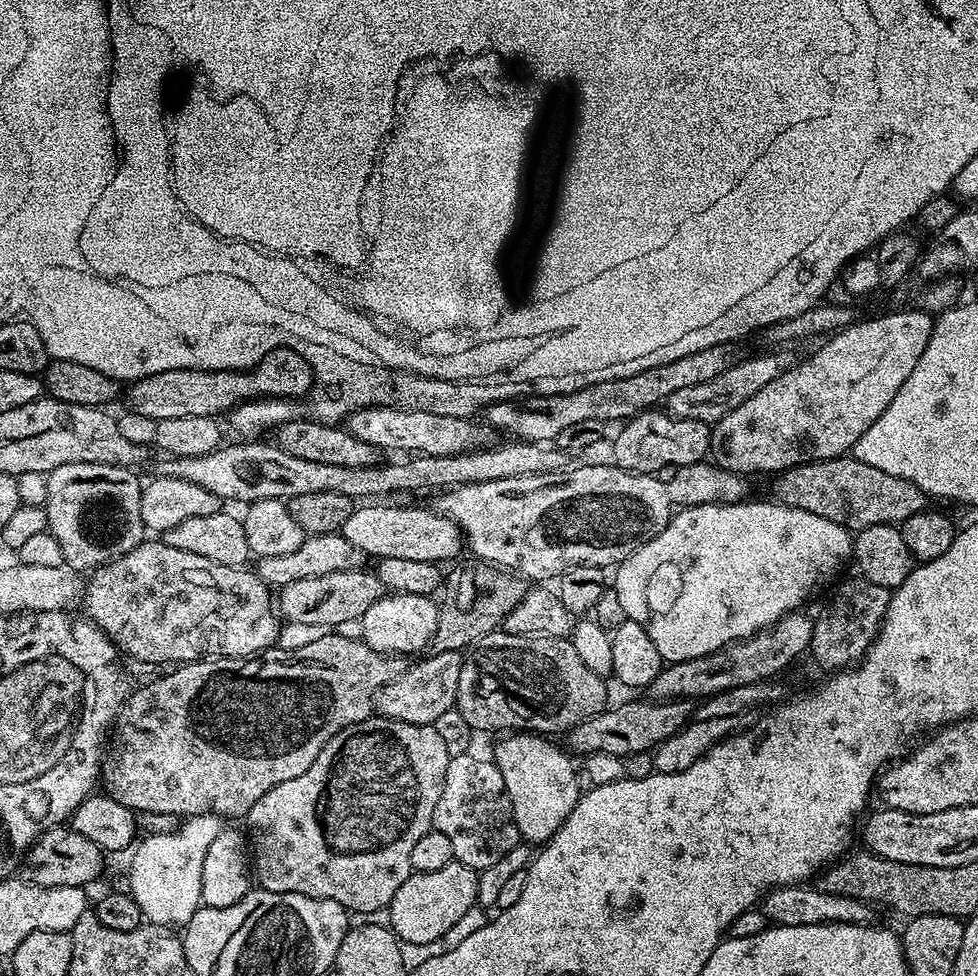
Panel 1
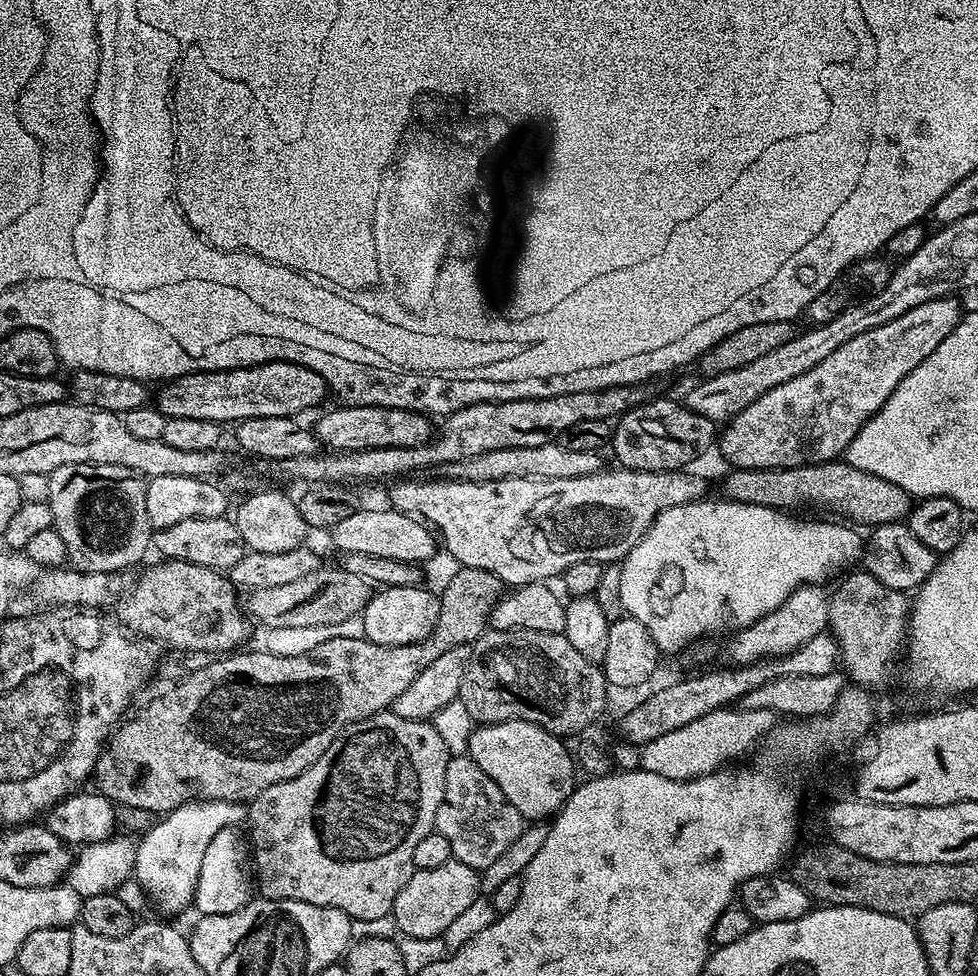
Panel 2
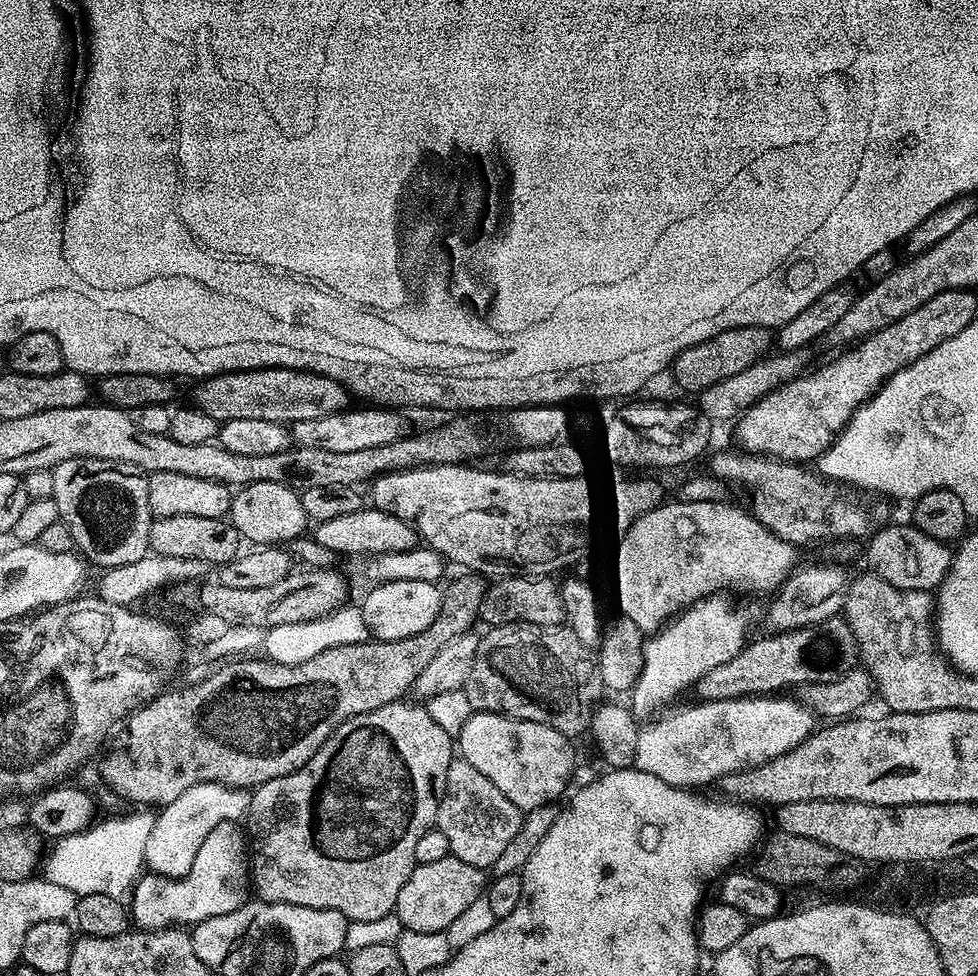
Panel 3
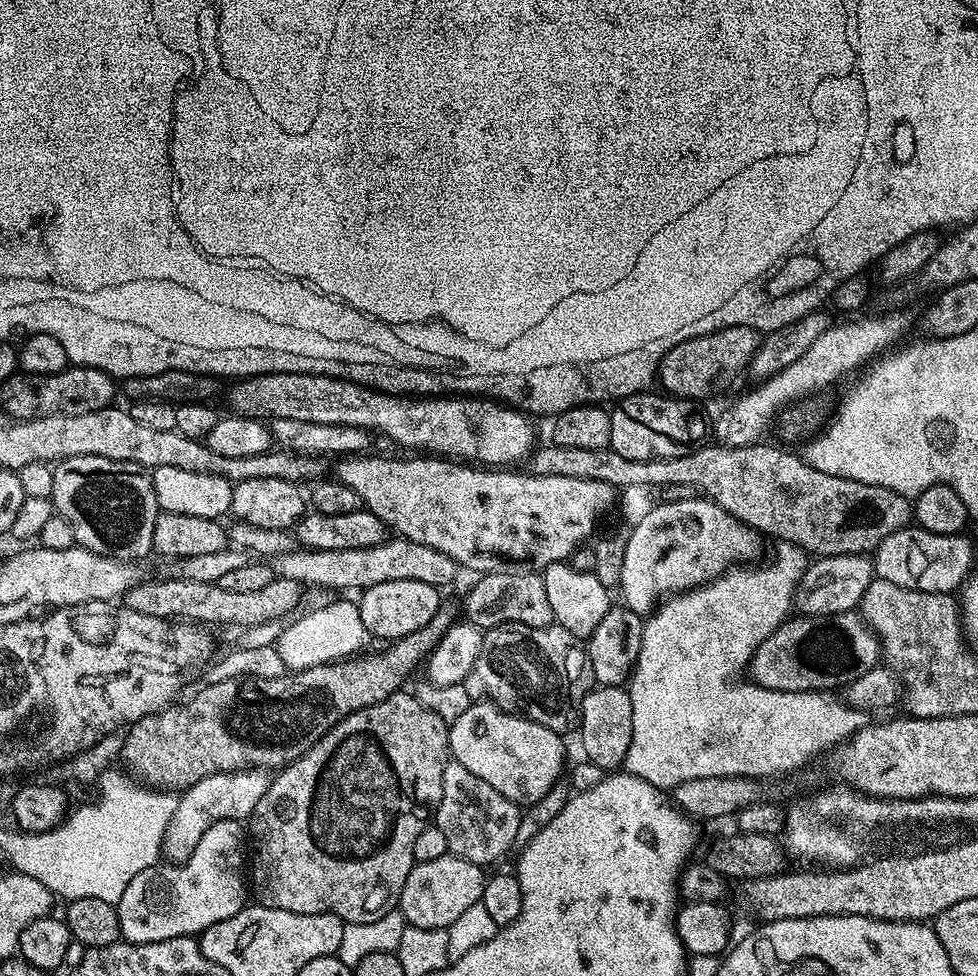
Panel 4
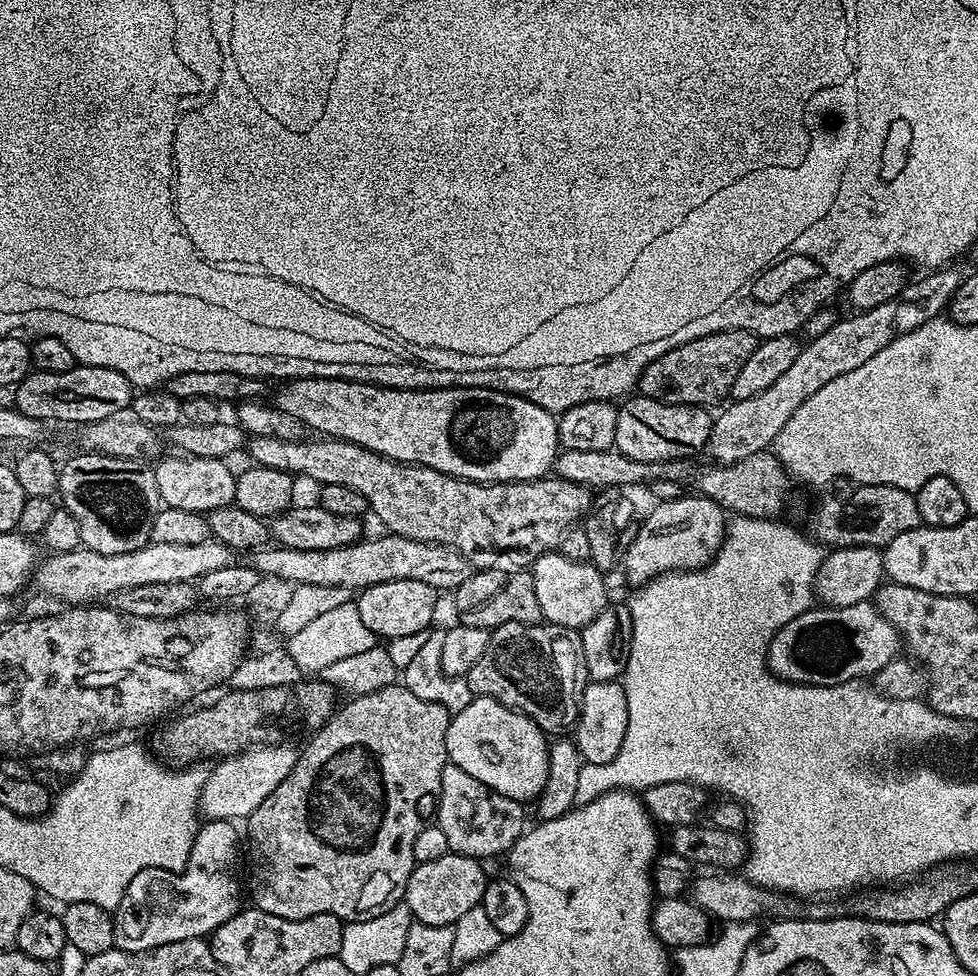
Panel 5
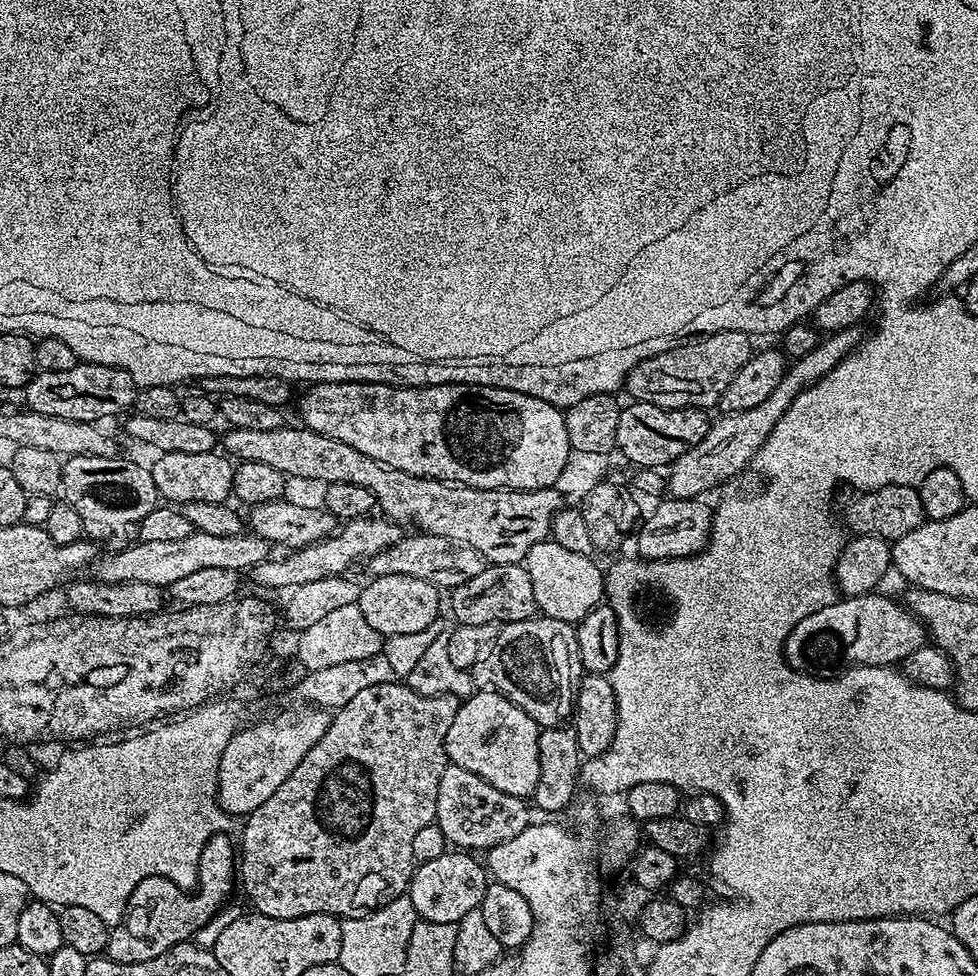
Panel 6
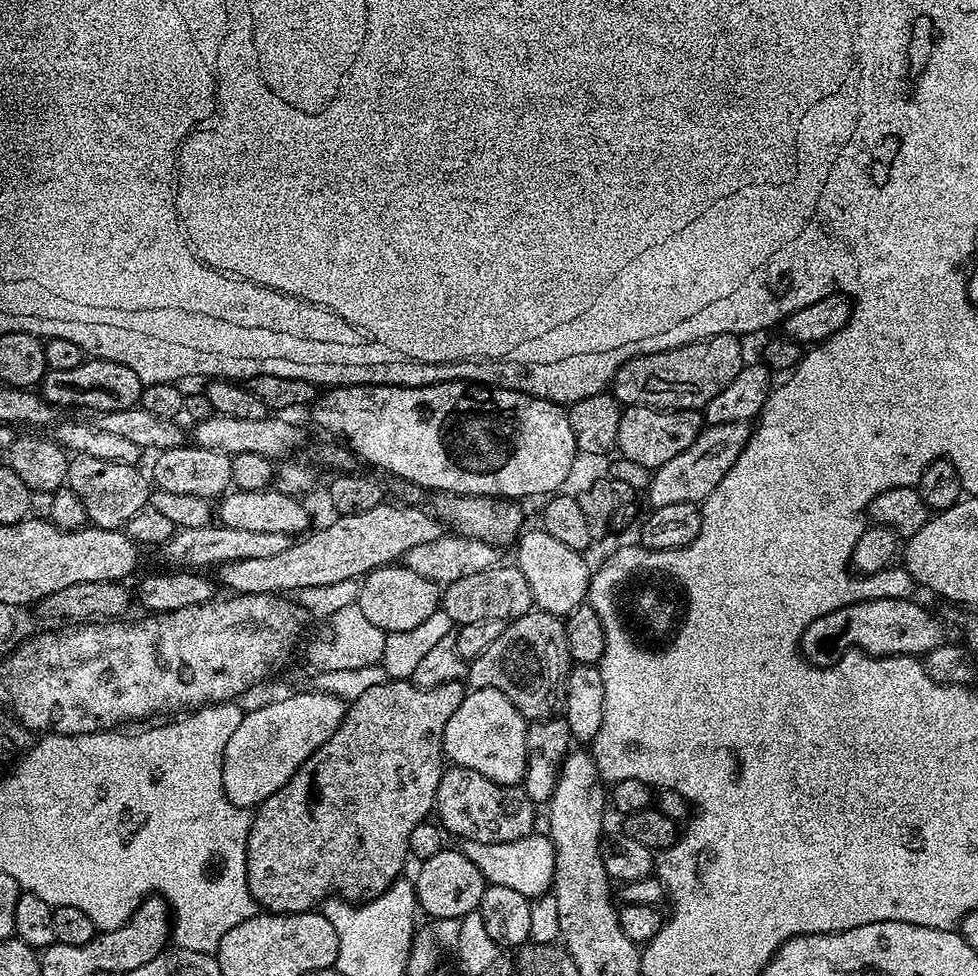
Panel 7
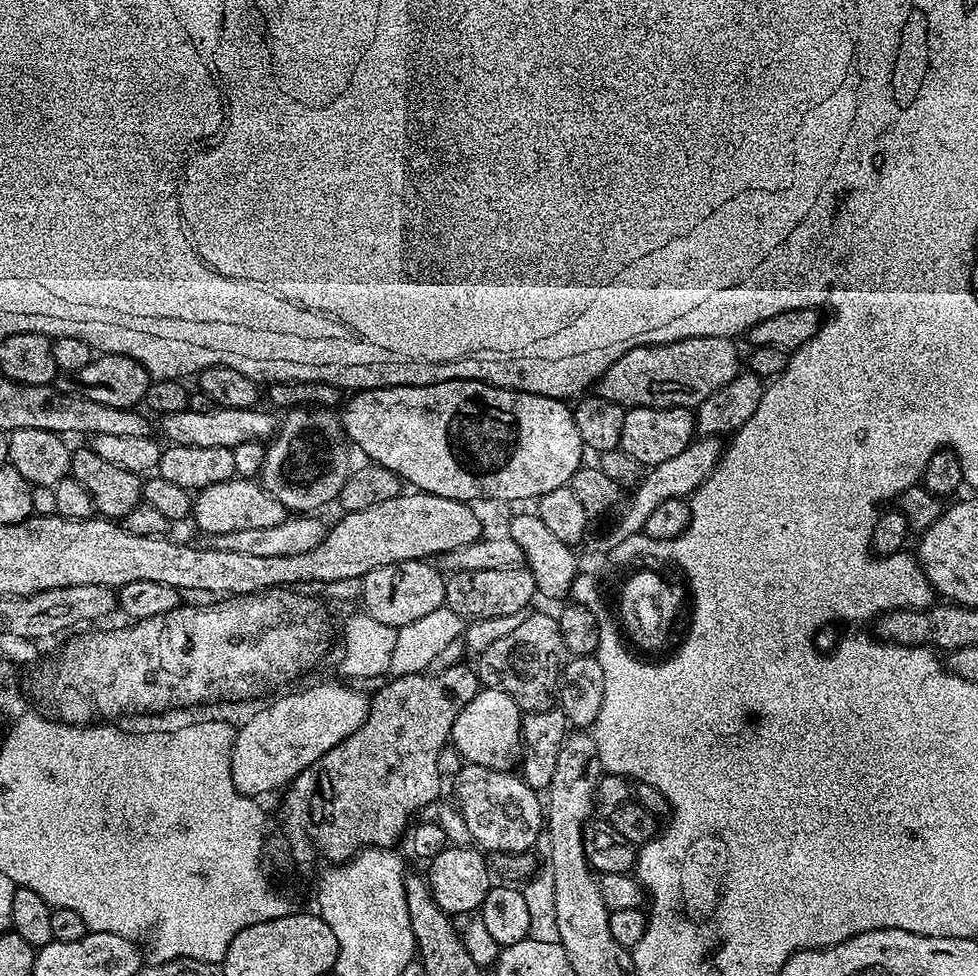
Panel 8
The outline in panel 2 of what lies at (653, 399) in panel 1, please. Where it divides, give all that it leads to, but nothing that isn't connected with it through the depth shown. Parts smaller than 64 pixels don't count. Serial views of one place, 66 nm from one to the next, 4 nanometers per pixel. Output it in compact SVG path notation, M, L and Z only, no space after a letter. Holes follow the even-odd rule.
M623 384L598 390L583 390L574 394L558 394L550 398L534 400L487 400L481 404L471 404L459 408L450 414L439 425L438 431L431 440L418 446L382 446L367 448L357 452L337 452L332 450L317 451L315 456L302 458L286 458L271 461L270 468L276 476L284 480L305 480L308 486L318 484L345 485L348 480L378 480L380 478L398 478L407 474L418 474L422 468L430 464L439 466L456 462L461 458L470 458L478 454L486 454L486 450L506 450L514 446L542 446L555 441L570 426L577 422L591 420L615 421L626 415L631 408L639 408L648 403L649 385Z

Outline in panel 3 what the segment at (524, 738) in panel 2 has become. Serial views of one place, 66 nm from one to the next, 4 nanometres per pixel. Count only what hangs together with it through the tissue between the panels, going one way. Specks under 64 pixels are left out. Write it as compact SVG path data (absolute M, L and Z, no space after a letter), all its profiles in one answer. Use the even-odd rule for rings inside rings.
M473 711L459 734L458 752L462 759L474 766L474 770L486 774L486 778L490 778L514 806L527 810L559 801L559 796L569 791L568 783L576 768L576 752L572 744L573 741L554 730L554 726L516 720L497 712Z

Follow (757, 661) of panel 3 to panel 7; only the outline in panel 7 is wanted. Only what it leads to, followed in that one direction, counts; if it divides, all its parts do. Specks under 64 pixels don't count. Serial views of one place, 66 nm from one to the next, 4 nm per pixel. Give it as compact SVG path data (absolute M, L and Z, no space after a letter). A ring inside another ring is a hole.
M878 598L847 604L845 608L814 618L800 639L800 655L814 668L829 668L839 662L847 652L859 650L869 656L915 656L922 658L930 650L946 643L944 624L928 608L915 604L912 598Z

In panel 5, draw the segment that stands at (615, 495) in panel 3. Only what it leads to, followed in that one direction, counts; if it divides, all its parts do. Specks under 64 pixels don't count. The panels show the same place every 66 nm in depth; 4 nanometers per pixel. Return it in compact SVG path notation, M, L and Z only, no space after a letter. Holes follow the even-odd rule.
M253 436L247 441L247 452L253 465L290 472L297 477L305 476L308 480L316 480L317 485L350 486L350 490L358 490L358 494L366 498L371 515L376 515L388 527L385 529L391 535L456 548L476 570L493 568L519 572L527 569L542 554L559 549L565 534L583 521L593 501L589 489L583 484L575 484L569 480L545 478L513 484L479 484L473 480L447 476L433 468L385 460L382 454L371 452L354 442L331 438L283 440Z

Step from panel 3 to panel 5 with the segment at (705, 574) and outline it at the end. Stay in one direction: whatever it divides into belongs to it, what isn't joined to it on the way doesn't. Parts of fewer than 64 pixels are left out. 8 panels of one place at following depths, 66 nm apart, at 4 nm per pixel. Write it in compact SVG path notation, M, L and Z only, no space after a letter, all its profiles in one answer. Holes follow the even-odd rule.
M683 494L676 500L657 503L654 507L656 509L645 515L644 523L632 537L632 544L624 553L622 561L623 571L628 571L628 580L632 586L643 586L663 572L694 572L712 563L712 557L724 542L726 516L720 505L715 504L710 498L699 494L691 495Z

